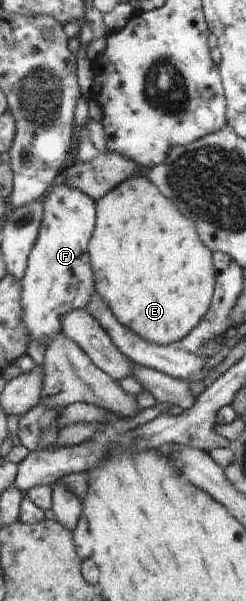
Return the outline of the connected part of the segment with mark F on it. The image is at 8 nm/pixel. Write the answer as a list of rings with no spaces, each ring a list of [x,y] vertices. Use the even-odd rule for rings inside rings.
[[[63,181],[55,185],[44,197],[45,216],[41,225],[37,244],[29,257],[29,268],[23,277],[22,305],[25,311],[25,324],[31,339],[42,342],[46,347],[64,329],[61,317],[74,310],[85,309],[92,301],[96,289],[93,265],[89,252],[89,241],[97,228],[97,201],[81,189],[73,188]]]

